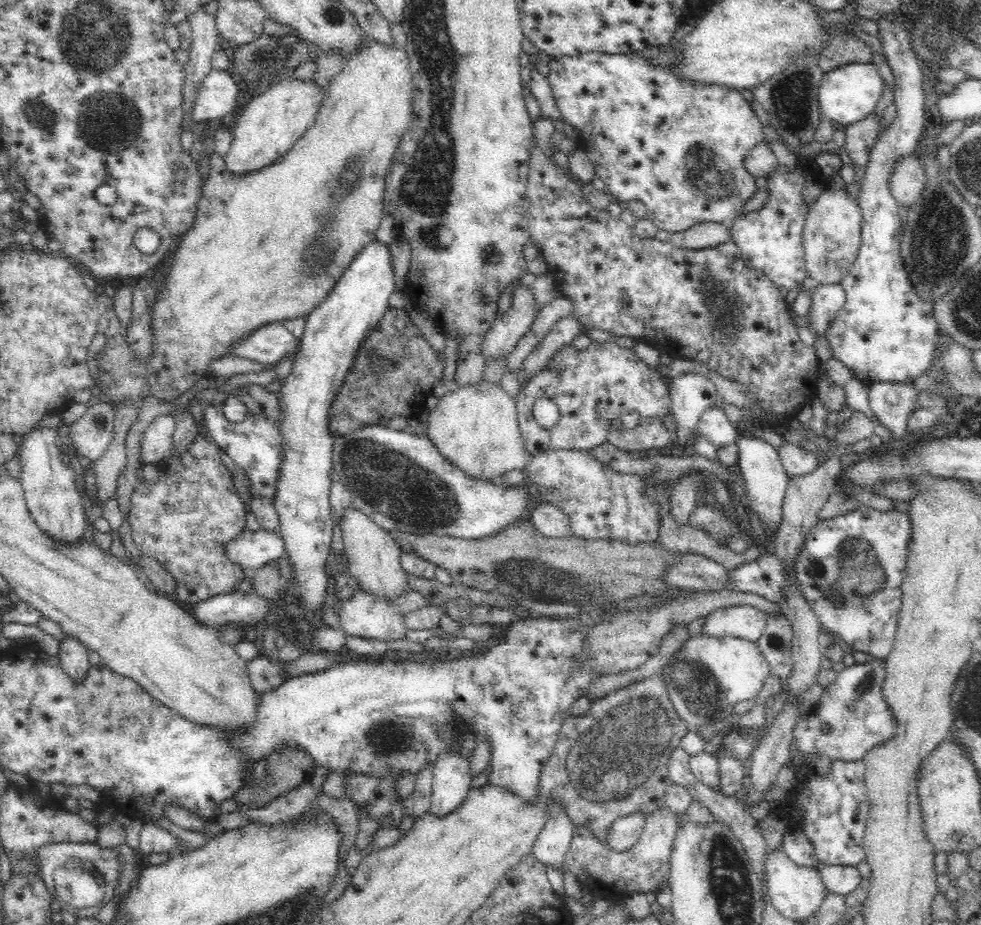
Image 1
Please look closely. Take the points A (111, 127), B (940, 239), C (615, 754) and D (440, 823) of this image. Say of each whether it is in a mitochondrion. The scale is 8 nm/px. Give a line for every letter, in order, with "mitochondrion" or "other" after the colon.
A: mitochondrion
B: mitochondrion
C: mitochondrion
D: other

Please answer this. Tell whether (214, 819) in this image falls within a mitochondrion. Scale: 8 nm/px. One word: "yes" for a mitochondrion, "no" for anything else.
no

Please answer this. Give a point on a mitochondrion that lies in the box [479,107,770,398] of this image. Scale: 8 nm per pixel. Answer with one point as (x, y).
(715, 180)

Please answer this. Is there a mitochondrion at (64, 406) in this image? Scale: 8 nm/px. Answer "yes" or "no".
no

